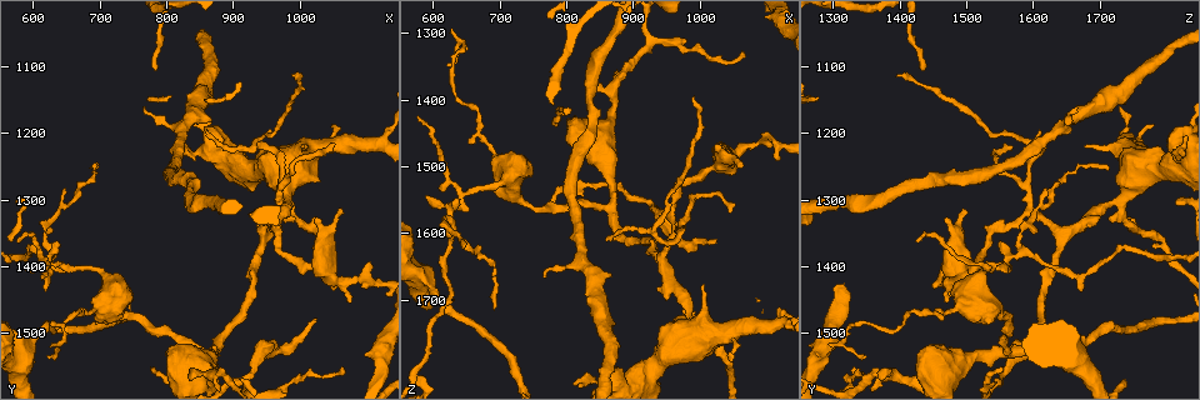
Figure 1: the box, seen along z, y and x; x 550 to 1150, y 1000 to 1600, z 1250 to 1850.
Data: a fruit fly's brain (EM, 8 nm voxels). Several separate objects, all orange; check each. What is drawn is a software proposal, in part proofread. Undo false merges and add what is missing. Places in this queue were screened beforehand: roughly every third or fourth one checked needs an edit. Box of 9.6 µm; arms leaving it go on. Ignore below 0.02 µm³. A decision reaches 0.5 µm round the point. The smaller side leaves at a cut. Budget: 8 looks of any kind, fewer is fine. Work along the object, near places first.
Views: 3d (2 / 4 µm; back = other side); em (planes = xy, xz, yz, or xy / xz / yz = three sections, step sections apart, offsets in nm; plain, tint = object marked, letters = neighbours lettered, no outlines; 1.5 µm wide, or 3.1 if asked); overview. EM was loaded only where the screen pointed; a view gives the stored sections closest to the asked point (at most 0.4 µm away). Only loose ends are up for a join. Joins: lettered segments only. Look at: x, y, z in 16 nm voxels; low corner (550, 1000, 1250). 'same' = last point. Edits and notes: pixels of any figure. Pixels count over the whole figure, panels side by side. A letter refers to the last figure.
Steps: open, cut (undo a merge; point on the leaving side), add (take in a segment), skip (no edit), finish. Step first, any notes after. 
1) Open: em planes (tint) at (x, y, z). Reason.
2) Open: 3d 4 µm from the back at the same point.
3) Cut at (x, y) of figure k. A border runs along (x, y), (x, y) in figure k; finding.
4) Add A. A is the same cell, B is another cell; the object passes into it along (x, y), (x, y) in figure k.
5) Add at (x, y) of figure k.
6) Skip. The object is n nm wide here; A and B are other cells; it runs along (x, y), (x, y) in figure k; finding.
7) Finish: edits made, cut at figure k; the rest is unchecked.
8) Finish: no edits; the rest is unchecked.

Open: em planes (letters) at (595, 1520, 1675). Small branch off a trunk.

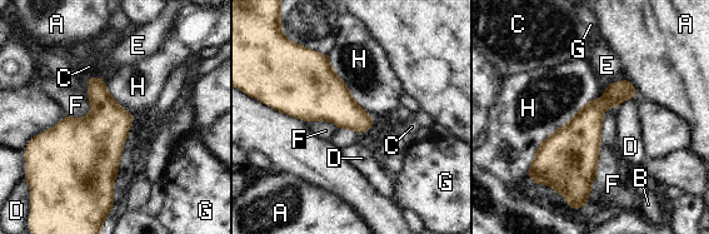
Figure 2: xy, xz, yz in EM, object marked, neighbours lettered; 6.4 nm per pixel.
Skip. A, B, C, D, E, F, G and H are other cells; one neuron here.

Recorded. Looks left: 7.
Open: em planes (letters) at (780, 1555, 1550). An open end.

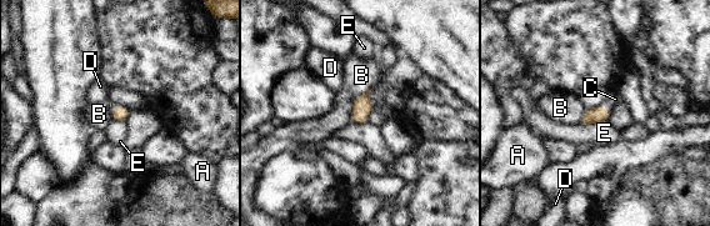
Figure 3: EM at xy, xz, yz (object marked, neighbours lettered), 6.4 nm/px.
Add C. The object is 100 nm wide here; C is the same cell, A, B, D and E are other cells; the object passes into it along (591, 115), (606, 110), (615, 99) in figure 3; the neuron continues.

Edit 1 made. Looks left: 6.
Open: overview.

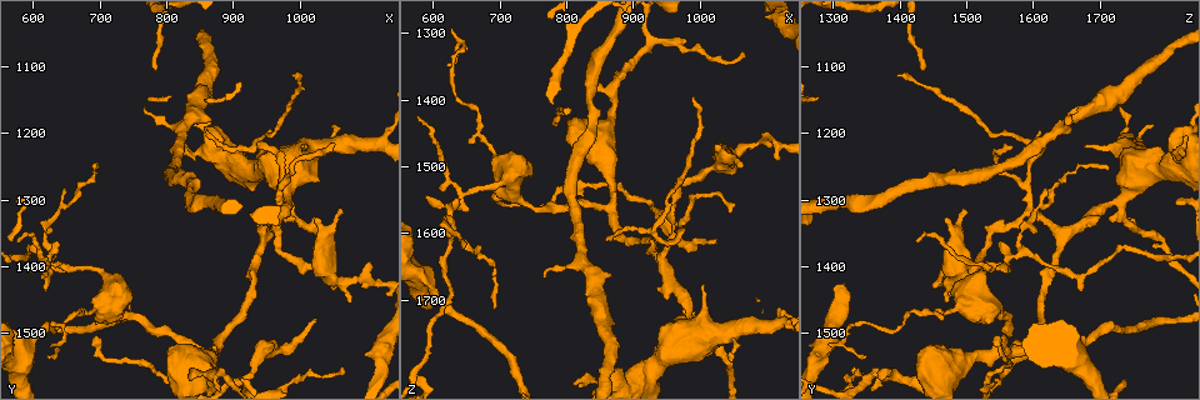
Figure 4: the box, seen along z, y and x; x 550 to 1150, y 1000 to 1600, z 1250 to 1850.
Open: em planes (letters) at (1065, 1555, 1330). Thin end.

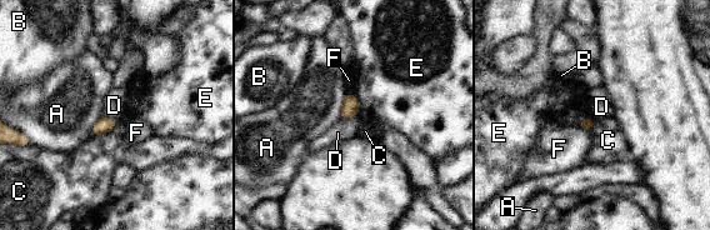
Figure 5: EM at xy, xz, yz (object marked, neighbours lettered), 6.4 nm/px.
Skip. A, B, C, D, E and F are other cells; a border runs along (349, 91), (355, 96), (360, 113) in figure 5; none of them fits.

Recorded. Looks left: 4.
Finish: edits made, add at figure 3; the rest is unchecked.

